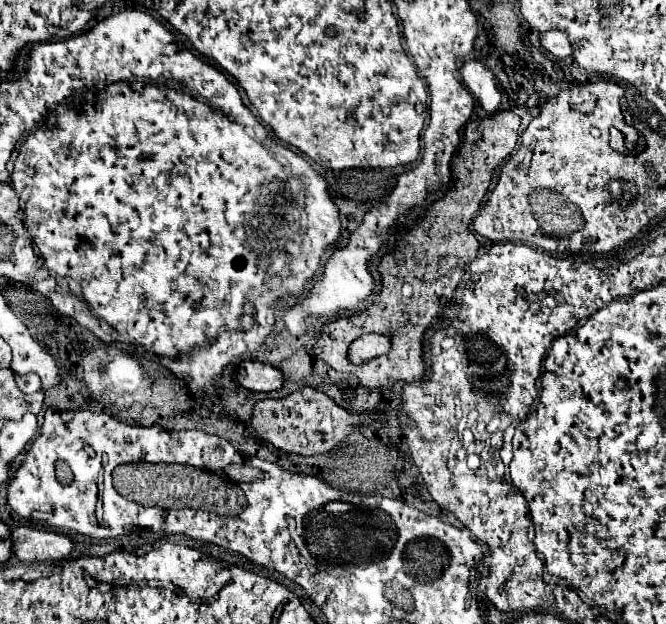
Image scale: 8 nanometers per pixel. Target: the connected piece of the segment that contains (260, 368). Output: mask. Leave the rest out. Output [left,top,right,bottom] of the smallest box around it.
[238,360,284,392]

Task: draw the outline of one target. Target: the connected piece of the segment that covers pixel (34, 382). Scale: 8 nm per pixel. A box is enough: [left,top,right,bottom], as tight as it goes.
[16,374,42,394]

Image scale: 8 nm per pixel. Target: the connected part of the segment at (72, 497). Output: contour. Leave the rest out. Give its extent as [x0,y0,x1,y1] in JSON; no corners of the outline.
[8,410,150,538]

